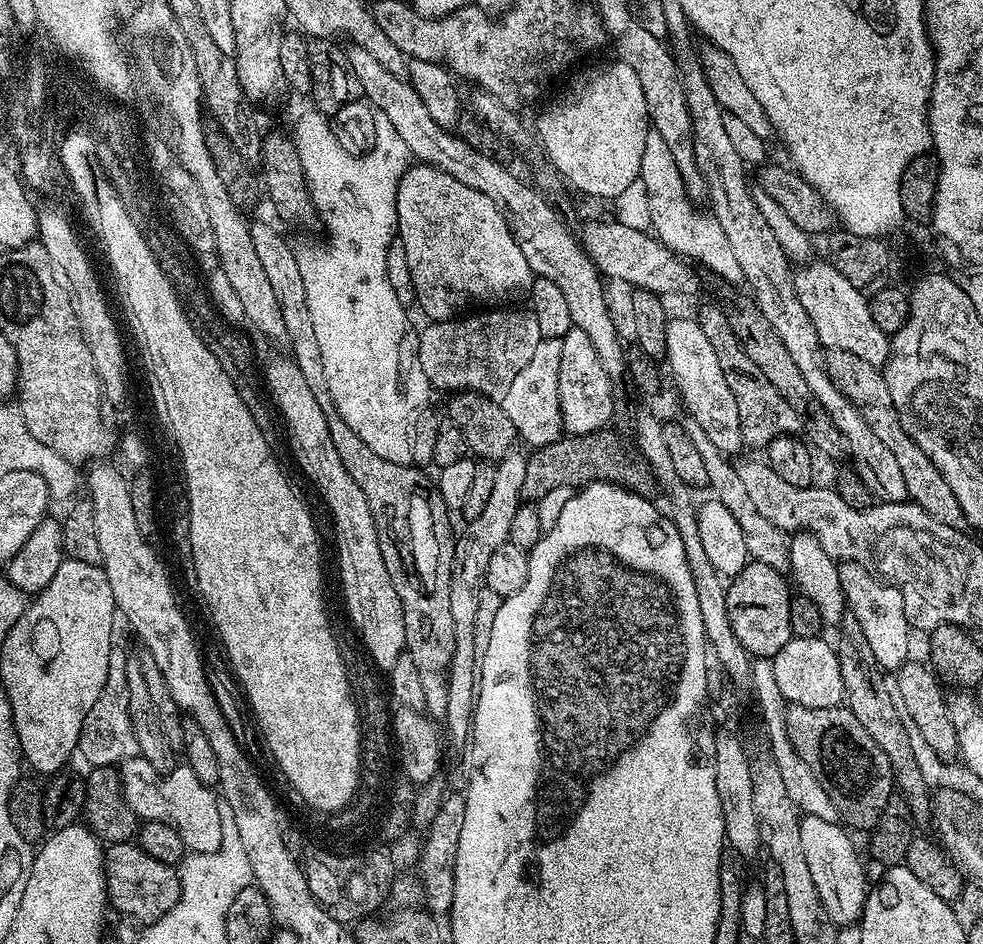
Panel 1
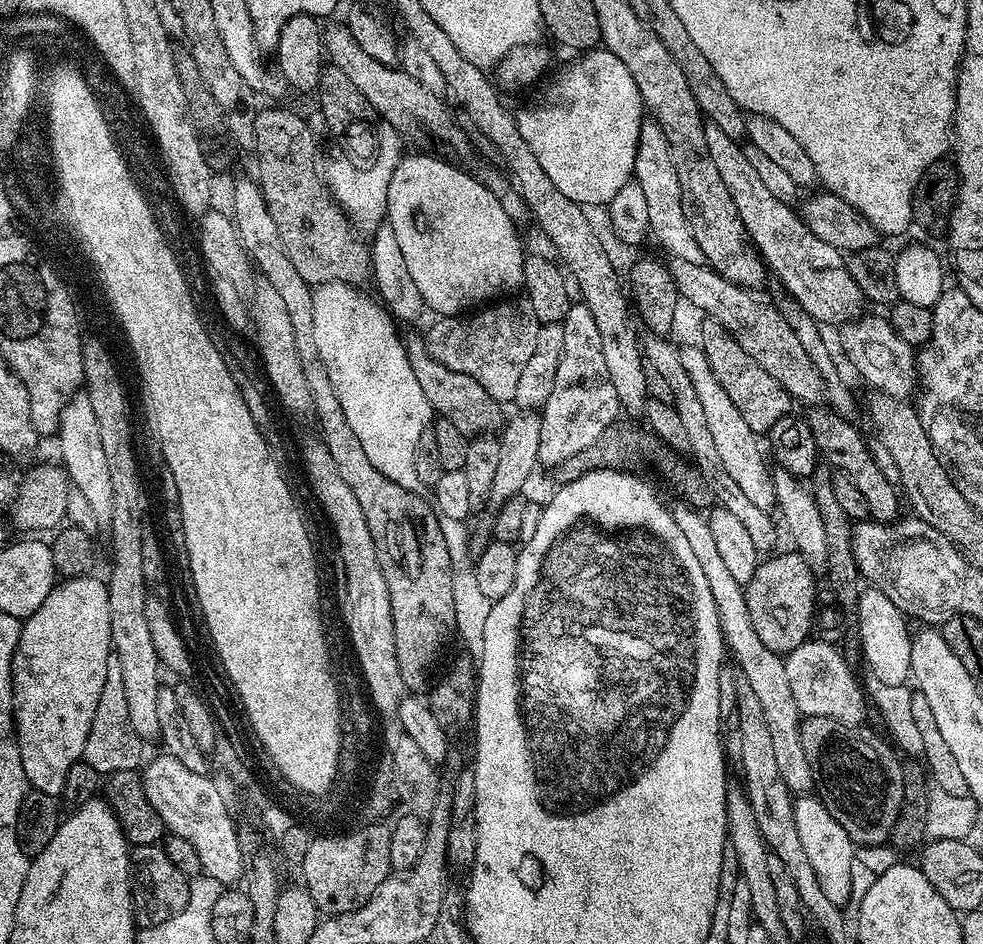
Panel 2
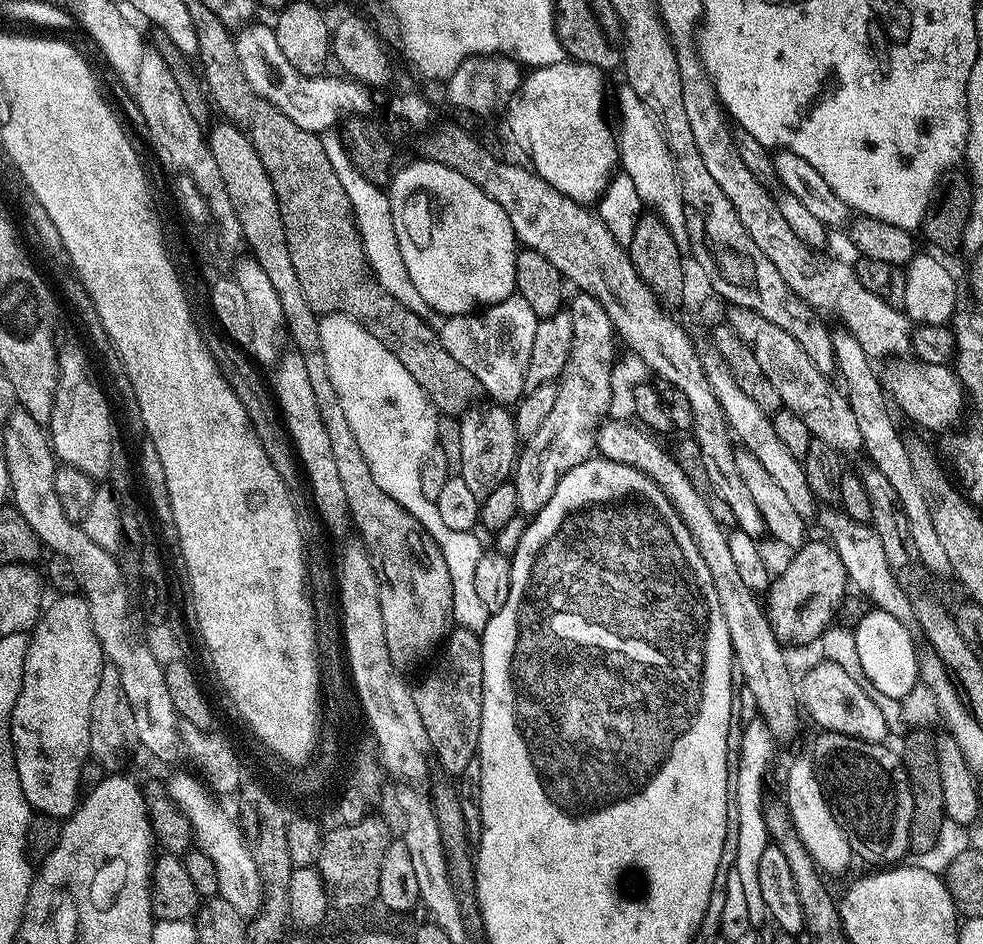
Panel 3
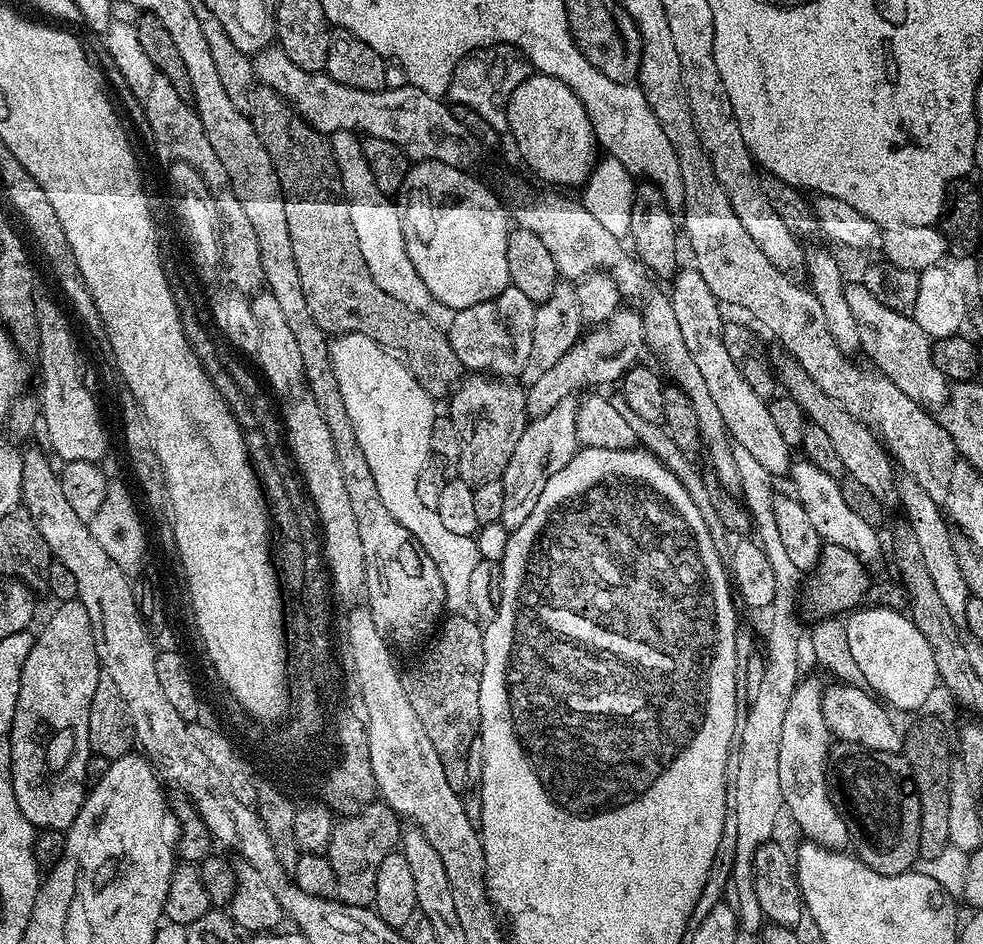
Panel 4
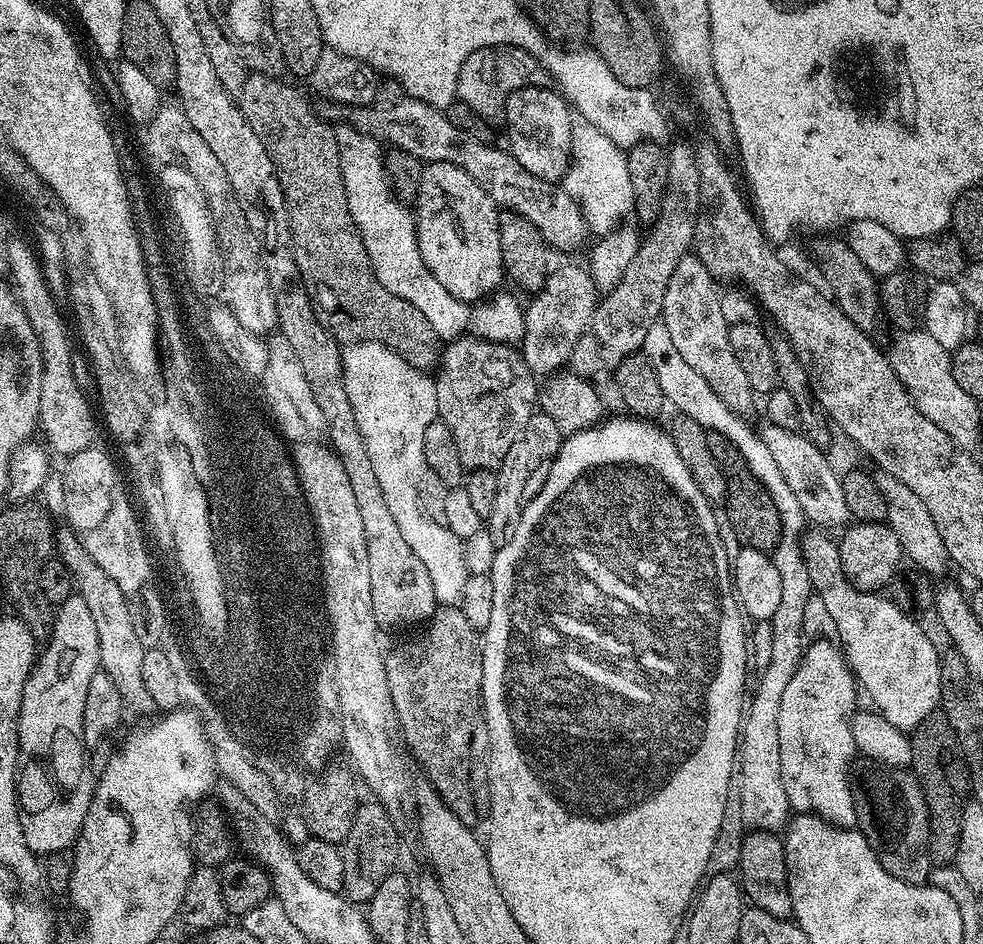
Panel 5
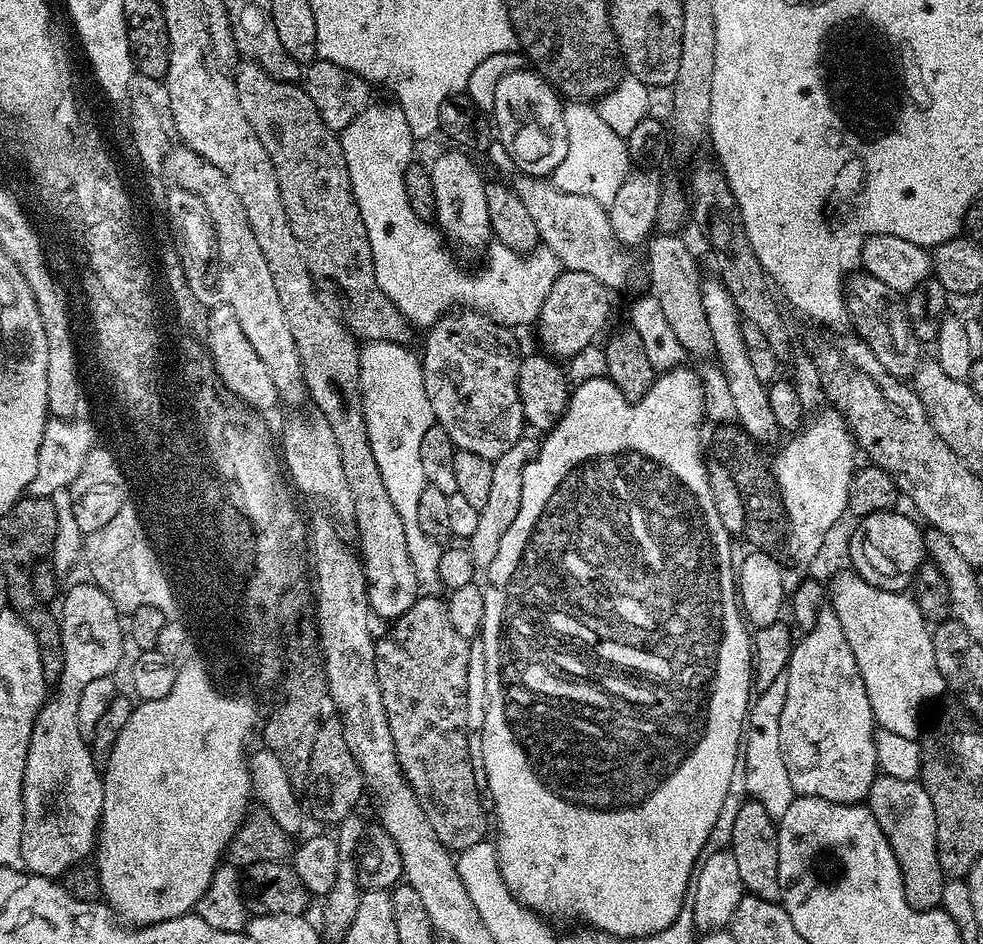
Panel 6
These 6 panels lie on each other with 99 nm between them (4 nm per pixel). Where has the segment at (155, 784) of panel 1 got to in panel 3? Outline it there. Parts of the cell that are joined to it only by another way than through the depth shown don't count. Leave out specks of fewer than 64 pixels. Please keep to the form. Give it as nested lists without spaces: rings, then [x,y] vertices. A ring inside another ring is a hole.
[[[191,771],[188,772],[176,772],[166,780],[168,797],[188,819],[195,847],[202,849],[206,858],[214,862],[214,870],[218,870],[219,899],[230,902],[240,916],[251,918],[259,912],[263,896],[262,882],[259,881],[259,872],[252,857],[253,849],[246,846],[244,834],[234,826],[233,817],[223,812],[225,809],[216,796]]]

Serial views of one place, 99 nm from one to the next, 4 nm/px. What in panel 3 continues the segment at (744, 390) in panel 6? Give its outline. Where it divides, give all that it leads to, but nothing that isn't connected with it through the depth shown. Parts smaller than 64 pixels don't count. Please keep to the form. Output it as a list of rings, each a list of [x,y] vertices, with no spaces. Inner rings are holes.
[[[837,514],[829,518],[828,528],[832,531],[830,543],[838,558],[842,558],[842,566],[846,570],[851,587],[879,611],[894,614],[894,618],[898,618],[898,622],[902,622],[902,626],[906,626],[909,632],[919,633],[921,625],[914,614],[912,596],[904,593],[907,592],[905,585],[896,581],[896,576],[890,570],[890,562],[886,562],[886,550],[882,550],[882,542],[872,525],[854,522],[846,515]]]

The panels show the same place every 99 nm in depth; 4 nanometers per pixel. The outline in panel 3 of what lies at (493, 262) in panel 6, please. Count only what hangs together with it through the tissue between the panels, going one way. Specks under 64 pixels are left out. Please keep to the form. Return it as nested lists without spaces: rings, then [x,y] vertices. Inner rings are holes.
[[[328,128],[319,133],[322,150],[326,150],[326,158],[330,158],[330,166],[334,166],[334,174],[338,174],[338,182],[342,182],[342,190],[346,190],[346,198],[352,203],[352,213],[356,219],[356,229],[362,238],[362,250],[366,250],[366,260],[370,262],[370,270],[376,268],[406,268],[402,258],[402,250],[398,250],[398,234],[394,234],[394,214],[390,210],[390,198],[381,185],[370,182],[356,169],[354,162],[348,157],[348,149],[344,147],[341,133],[336,128]]]

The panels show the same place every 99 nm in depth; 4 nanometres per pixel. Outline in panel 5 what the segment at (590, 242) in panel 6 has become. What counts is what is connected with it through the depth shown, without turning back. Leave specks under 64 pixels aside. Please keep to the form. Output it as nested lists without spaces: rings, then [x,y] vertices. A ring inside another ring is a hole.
[[[403,99],[389,108],[348,108],[347,123],[369,132],[381,142],[389,140],[392,148],[406,150],[406,154],[414,154],[414,158],[419,160],[430,164],[450,162],[466,170],[466,174],[470,174],[470,178],[474,178],[474,182],[478,182],[478,186],[482,186],[482,190],[486,190],[486,194],[490,194],[490,198],[501,209],[522,214],[522,218],[530,218],[530,222],[534,222],[534,226],[542,230],[542,238],[549,249],[572,252],[584,243],[589,243],[590,225],[584,212],[580,209],[580,204],[559,183],[530,174],[526,166],[513,158],[511,151],[503,147],[495,148],[495,143],[474,138],[466,130],[458,130],[458,126],[450,122],[447,111],[421,100]]]

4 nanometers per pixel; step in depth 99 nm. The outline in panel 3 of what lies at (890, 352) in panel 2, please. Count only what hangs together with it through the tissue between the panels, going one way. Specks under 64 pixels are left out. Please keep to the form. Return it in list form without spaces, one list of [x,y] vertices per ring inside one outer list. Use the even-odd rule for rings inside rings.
[[[888,358],[883,361],[879,369],[880,381],[884,384],[884,391],[888,393],[891,403],[897,409],[900,408],[916,424],[921,424],[924,428],[948,428],[959,416],[960,410],[965,409],[966,394],[957,379],[955,371],[948,364],[927,364],[915,358],[900,360],[904,358]]]

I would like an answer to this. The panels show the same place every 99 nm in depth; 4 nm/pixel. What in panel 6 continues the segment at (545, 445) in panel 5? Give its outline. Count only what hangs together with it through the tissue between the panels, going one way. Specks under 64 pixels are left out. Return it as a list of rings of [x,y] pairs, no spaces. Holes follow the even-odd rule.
[[[521,438],[518,442],[514,442],[514,446],[510,446],[510,450],[506,450],[506,454],[502,454],[502,458],[498,458],[492,465],[494,478],[490,485],[490,495],[486,498],[486,506],[480,508],[478,527],[466,540],[467,550],[477,569],[486,570],[490,562],[494,562],[498,554],[498,546],[502,542],[502,534],[510,530],[515,516],[518,515],[518,506],[522,502],[522,474],[538,451],[537,441],[528,439]]]

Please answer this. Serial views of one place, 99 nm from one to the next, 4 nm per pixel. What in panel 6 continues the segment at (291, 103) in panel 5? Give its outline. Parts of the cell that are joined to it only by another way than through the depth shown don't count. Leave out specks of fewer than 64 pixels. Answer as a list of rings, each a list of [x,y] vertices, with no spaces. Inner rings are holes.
[[[251,62],[237,63],[234,79],[238,106],[242,106],[246,122],[254,126],[258,142],[262,142],[262,146],[266,146],[266,154],[270,154],[284,209],[296,241],[304,250],[308,273],[325,293],[328,291],[336,299],[335,307],[357,341],[388,340],[391,344],[411,345],[413,325],[408,323],[398,306],[394,306],[394,302],[390,302],[390,298],[382,294],[378,278],[374,278],[372,247],[368,241],[366,226],[362,222],[362,214],[358,210],[358,202],[354,198],[354,190],[350,186],[350,170],[346,170],[346,154],[342,154],[339,135],[331,132],[326,122],[322,122],[322,114],[314,106],[314,102],[310,102],[308,93],[299,83],[291,84],[270,78],[266,70]]]

